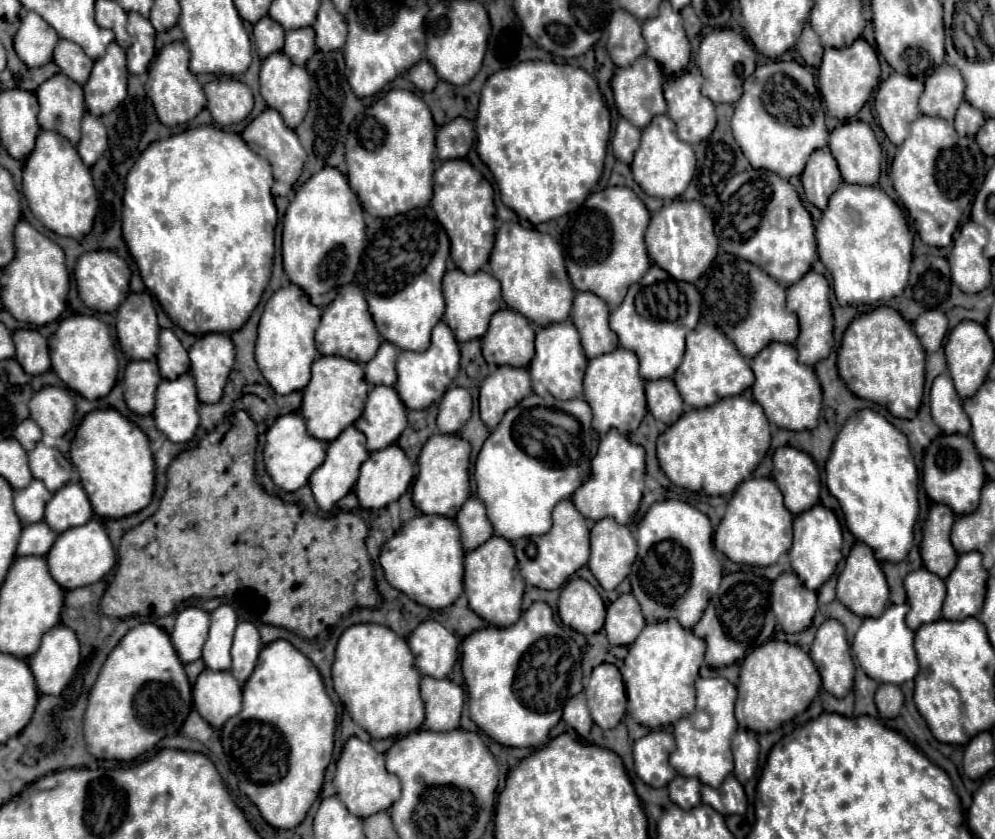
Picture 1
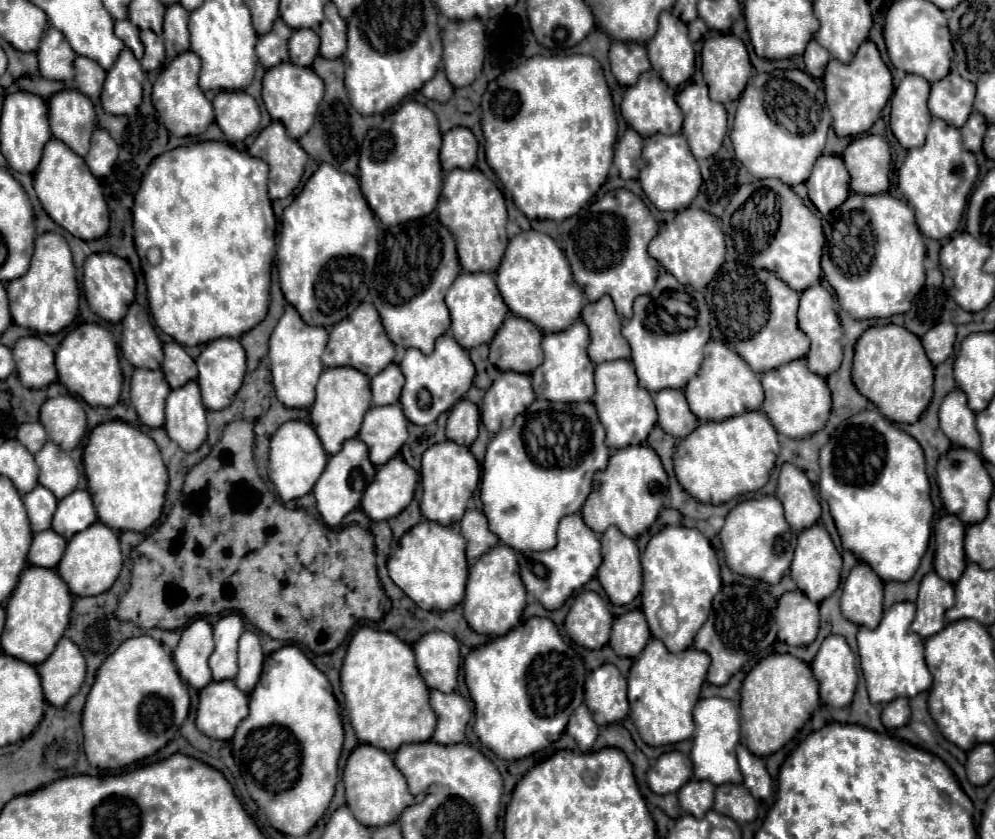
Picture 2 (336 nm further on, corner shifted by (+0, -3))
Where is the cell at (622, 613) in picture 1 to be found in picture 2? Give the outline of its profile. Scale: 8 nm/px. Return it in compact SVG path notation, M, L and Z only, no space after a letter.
M631 610L615 620L609 646L615 650L617 656L637 658L645 648L645 644L649 642L649 638L651 638L651 632L643 612Z

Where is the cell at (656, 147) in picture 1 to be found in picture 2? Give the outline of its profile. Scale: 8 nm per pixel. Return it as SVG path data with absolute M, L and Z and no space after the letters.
M657 134L645 140L643 148L643 160L645 166L641 168L639 182L647 198L659 208L659 210L673 210L681 212L685 210L693 198L699 194L701 188L701 172L695 156L691 154L687 140L683 134Z

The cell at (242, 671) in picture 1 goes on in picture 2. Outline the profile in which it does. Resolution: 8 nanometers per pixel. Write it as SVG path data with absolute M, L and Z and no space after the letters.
M243 632L239 640L239 674L235 678L235 684L245 692L251 694L255 688L259 674L263 666L263 652L257 634Z

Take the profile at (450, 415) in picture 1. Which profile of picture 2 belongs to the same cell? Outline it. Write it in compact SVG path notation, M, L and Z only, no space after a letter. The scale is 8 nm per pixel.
M459 400L447 418L445 434L449 440L461 446L469 446L477 438L479 428L479 408L469 400Z

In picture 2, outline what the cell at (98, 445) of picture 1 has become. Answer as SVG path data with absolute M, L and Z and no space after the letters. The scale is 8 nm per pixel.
M121 420L99 424L91 432L83 450L83 464L89 494L93 498L97 516L105 526L117 532L145 532L159 520L169 476L157 444L145 432Z

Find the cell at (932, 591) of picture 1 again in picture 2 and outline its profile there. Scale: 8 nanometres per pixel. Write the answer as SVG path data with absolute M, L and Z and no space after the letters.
M935 572L925 574L917 596L917 616L911 630L923 638L941 632L945 628L945 610L949 610L953 604L953 584L941 580Z

